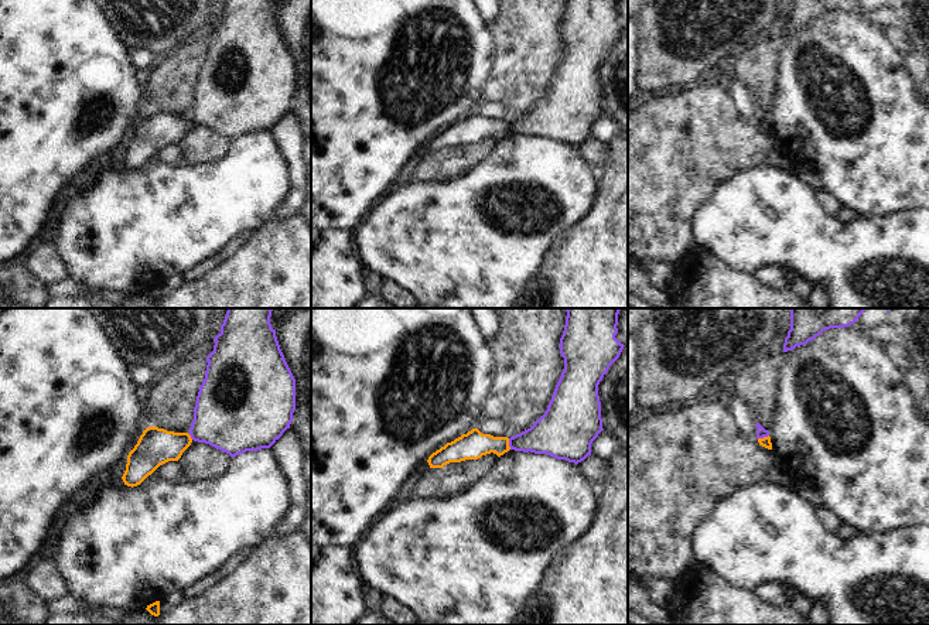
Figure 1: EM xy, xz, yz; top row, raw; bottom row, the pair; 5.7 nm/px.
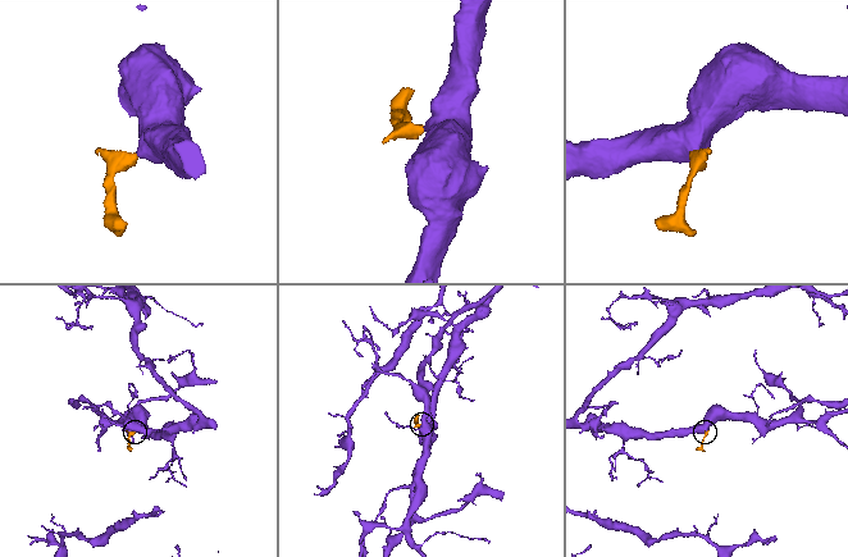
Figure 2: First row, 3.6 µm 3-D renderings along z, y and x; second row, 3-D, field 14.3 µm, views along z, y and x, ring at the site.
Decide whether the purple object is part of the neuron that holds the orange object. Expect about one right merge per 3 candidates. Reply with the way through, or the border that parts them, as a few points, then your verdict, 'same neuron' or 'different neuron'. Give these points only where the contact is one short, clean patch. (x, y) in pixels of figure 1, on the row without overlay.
along xz (508, 122), (511, 132) | different neuron

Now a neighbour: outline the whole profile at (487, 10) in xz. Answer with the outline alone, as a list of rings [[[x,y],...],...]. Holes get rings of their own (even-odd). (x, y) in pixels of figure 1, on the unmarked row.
[[[471,0],[477,8],[478,16],[486,27],[489,27],[493,18],[499,13],[499,0]]]

